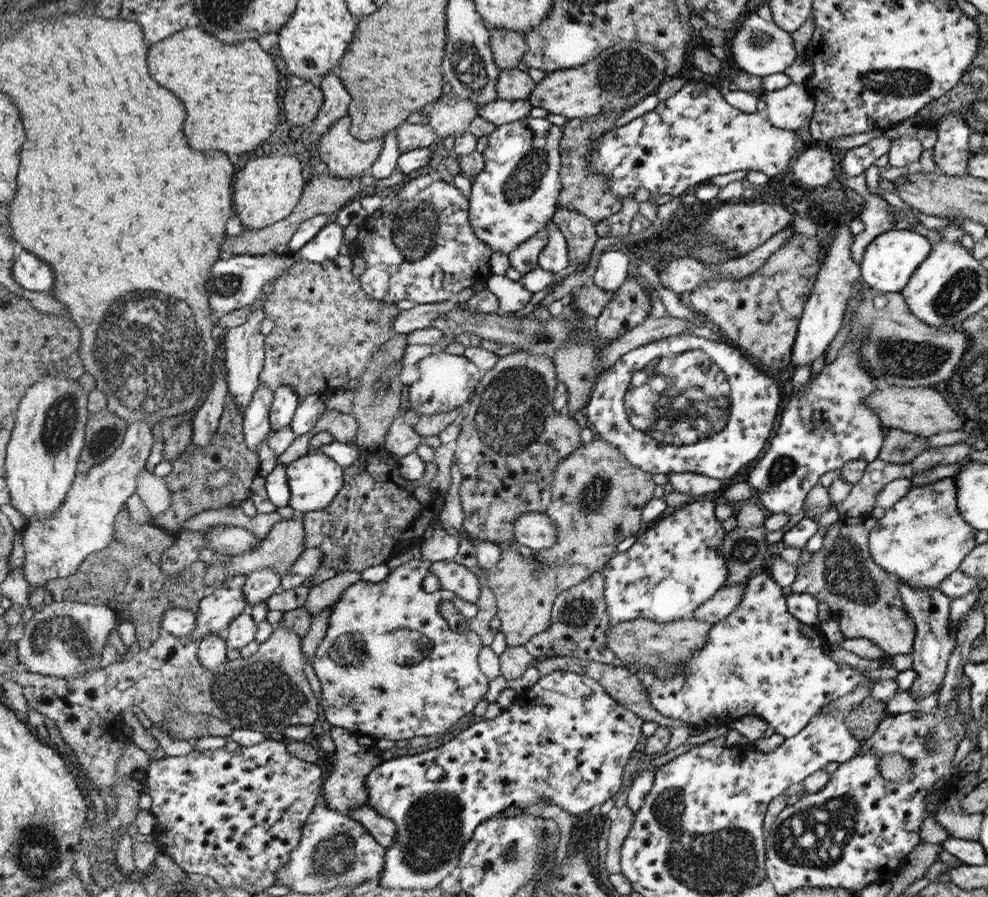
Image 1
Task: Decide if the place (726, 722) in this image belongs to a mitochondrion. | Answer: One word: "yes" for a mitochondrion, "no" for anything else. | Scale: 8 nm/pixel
no

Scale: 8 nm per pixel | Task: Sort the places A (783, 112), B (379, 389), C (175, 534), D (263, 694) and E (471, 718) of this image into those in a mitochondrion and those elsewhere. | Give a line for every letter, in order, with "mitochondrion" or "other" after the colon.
A: other
B: mitochondrion
C: other
D: mitochondrion
E: other

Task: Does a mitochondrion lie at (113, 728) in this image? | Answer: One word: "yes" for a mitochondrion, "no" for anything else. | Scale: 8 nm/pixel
no

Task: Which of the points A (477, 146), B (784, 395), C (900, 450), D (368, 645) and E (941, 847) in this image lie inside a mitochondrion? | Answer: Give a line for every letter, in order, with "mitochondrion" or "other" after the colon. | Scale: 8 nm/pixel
A: other
B: other
C: mitochondrion
D: mitochondrion
E: other

